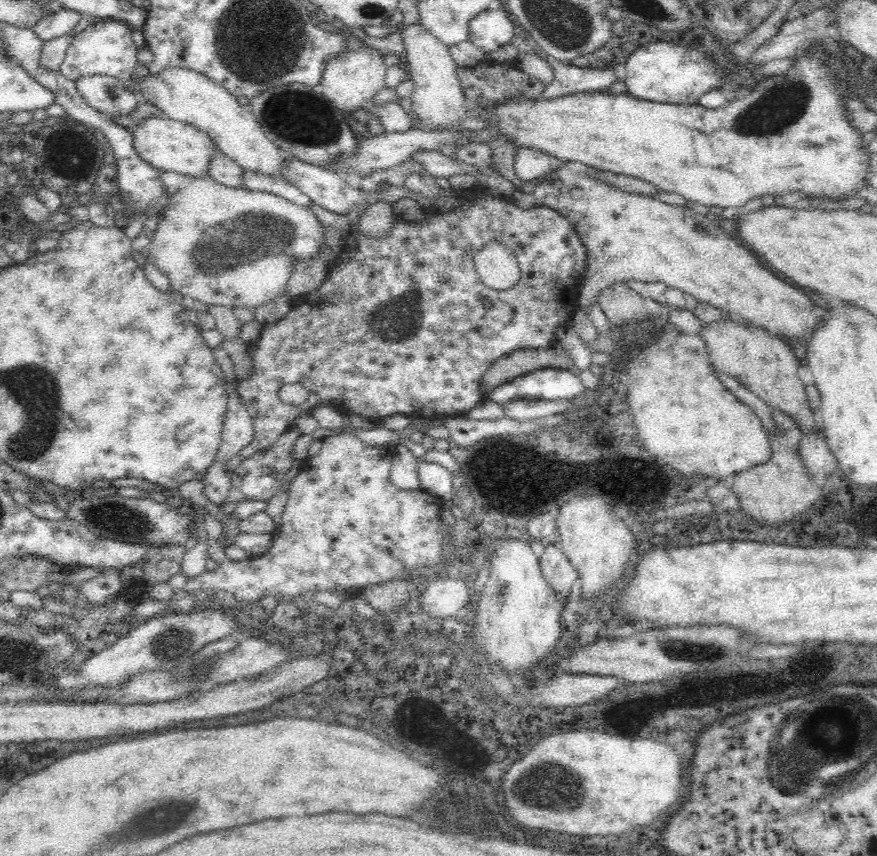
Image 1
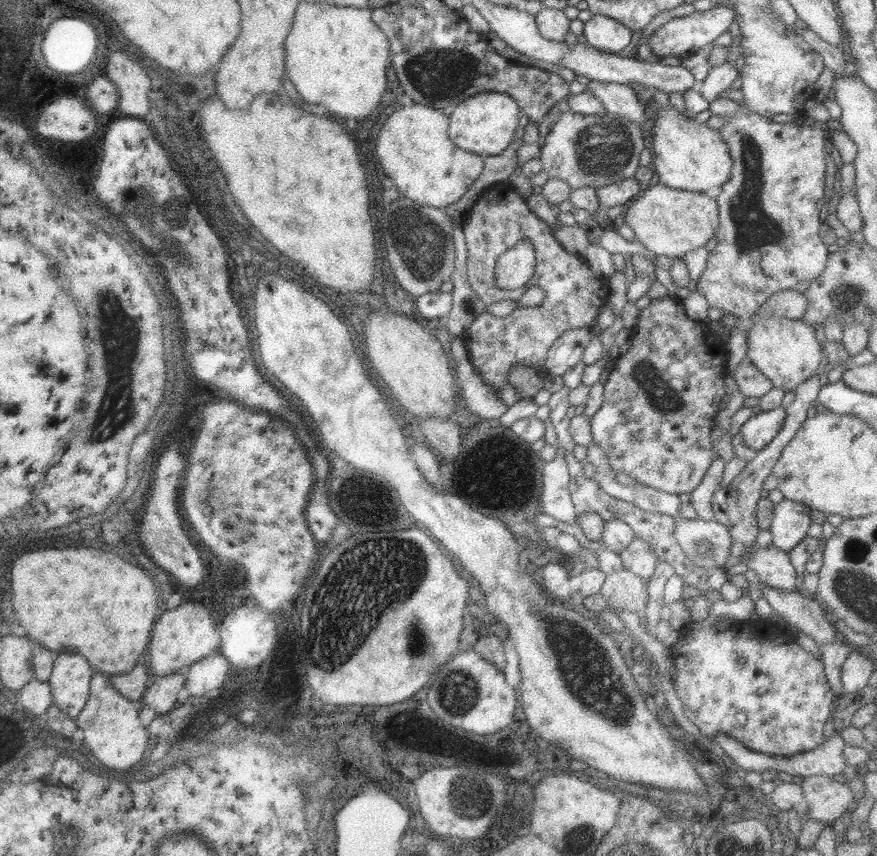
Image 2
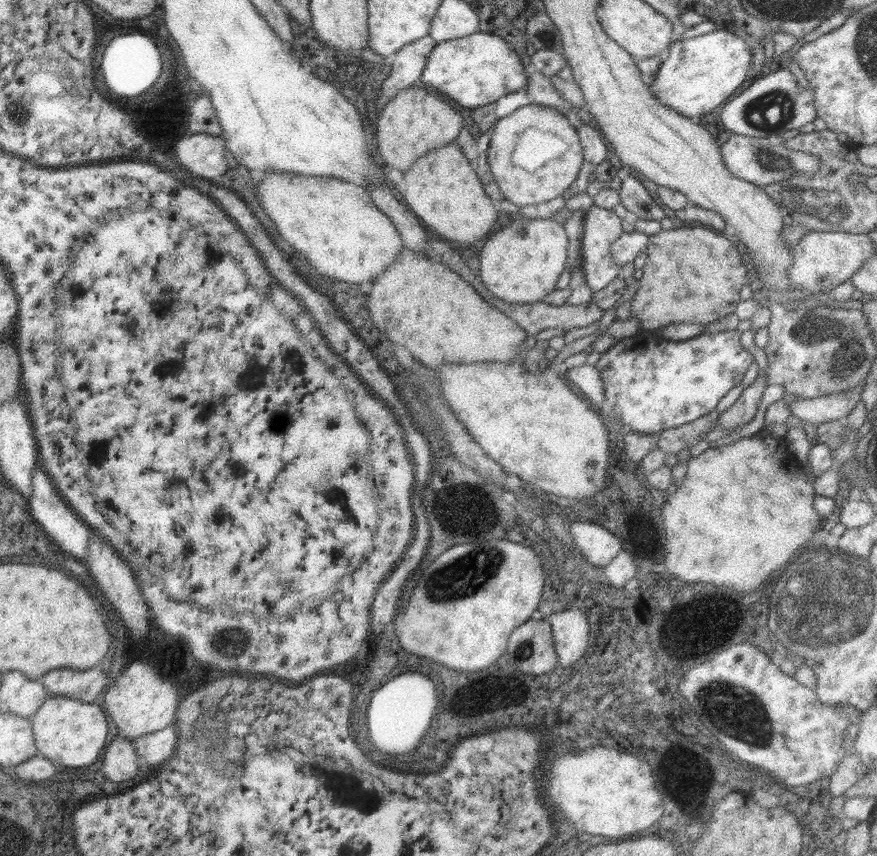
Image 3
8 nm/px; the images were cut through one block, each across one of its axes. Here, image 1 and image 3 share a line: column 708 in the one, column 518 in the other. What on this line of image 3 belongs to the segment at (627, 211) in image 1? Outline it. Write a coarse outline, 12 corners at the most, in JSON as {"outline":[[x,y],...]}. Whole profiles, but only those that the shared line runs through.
{"outline":[[553,219],[486,238],[478,278],[508,304],[554,292],[569,240]]}

